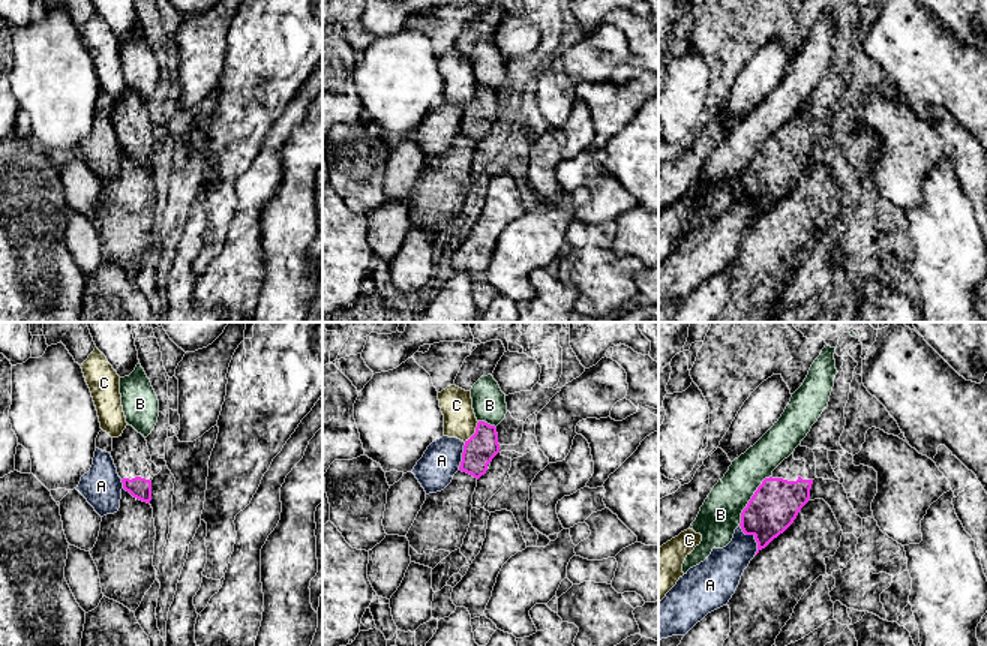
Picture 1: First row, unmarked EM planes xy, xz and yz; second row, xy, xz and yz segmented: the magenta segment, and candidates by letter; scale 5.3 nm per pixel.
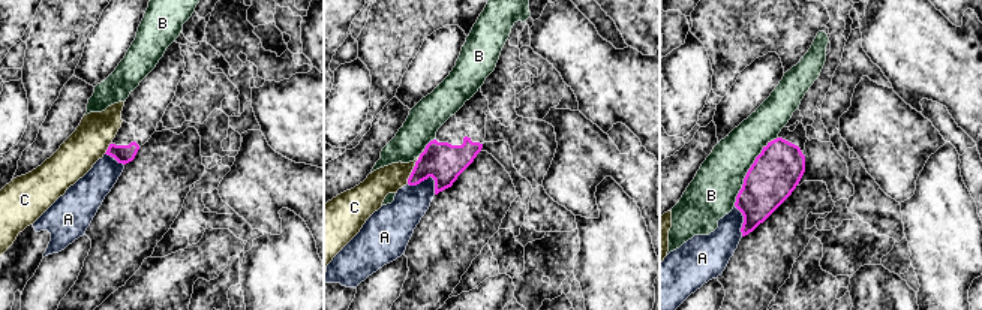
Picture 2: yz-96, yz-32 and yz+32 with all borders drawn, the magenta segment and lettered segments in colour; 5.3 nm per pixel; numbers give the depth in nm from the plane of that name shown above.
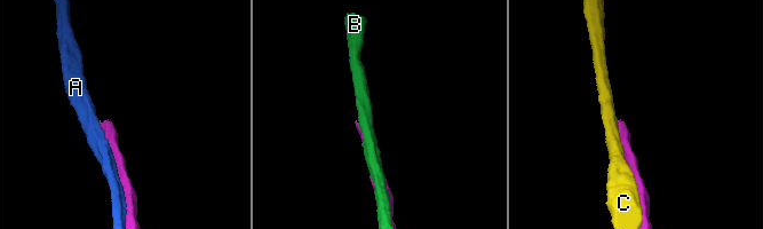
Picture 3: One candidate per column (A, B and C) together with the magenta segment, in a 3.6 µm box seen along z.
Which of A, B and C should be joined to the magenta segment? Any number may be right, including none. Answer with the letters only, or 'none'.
none

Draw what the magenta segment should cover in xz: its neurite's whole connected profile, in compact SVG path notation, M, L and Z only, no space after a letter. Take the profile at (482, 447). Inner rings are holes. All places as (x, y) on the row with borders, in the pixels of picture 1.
M478 421L476 433L465 441L459 471L480 478L486 474L488 465L500 453L496 427Z

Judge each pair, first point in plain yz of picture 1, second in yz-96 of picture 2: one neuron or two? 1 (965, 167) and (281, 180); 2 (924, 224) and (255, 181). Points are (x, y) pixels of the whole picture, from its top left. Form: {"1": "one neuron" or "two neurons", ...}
{"1": "one neuron", "2": "two neurons"}

